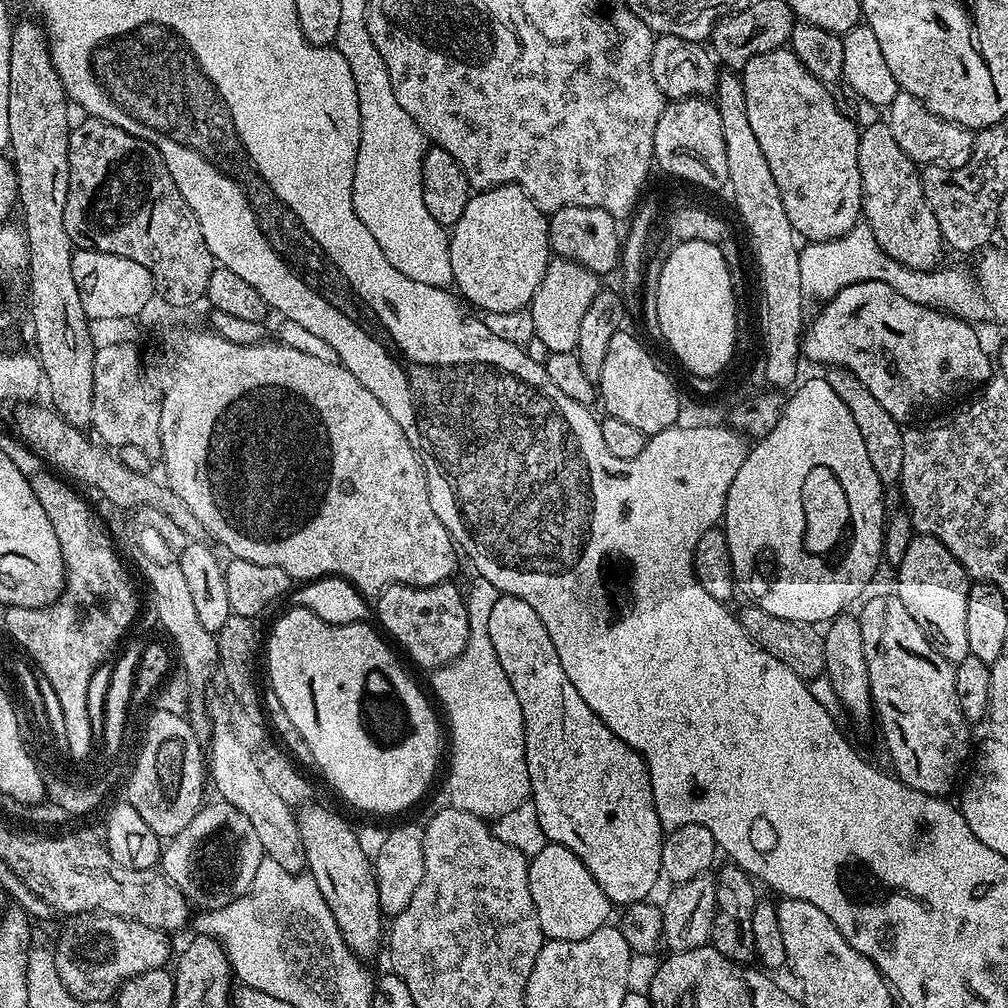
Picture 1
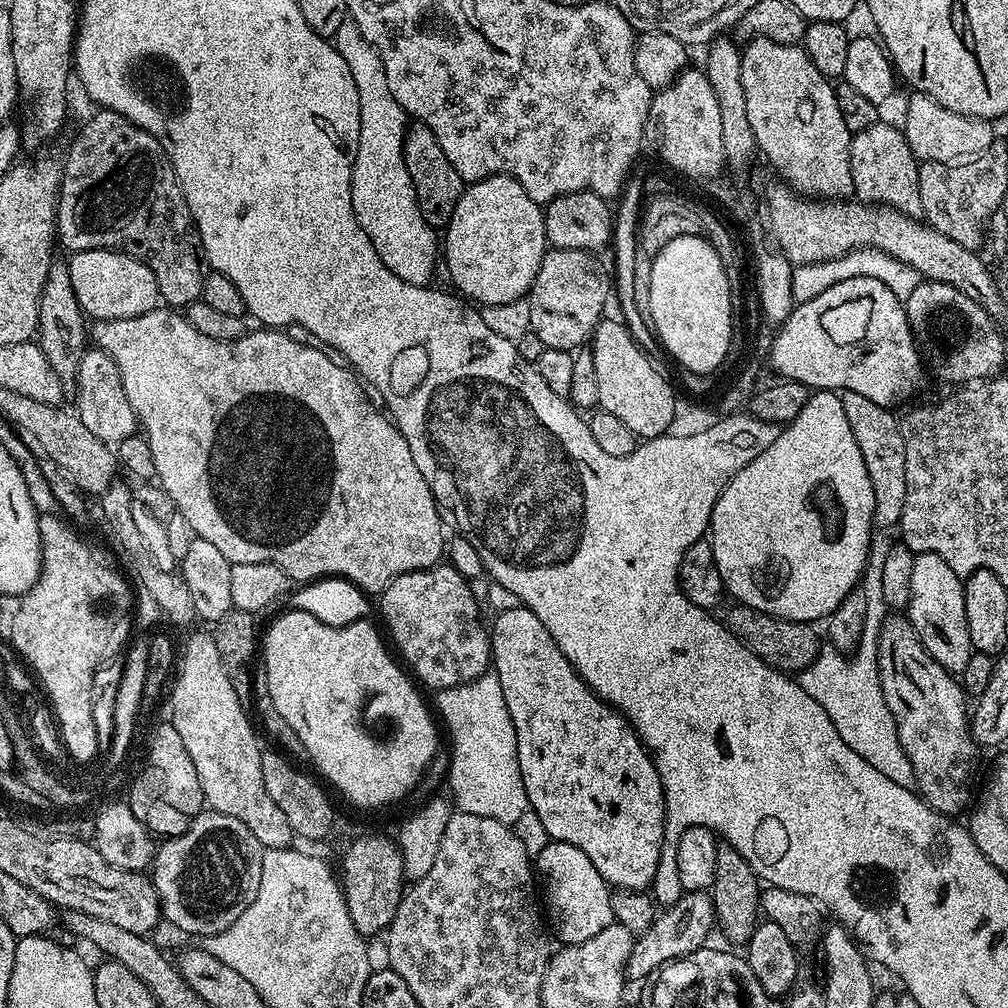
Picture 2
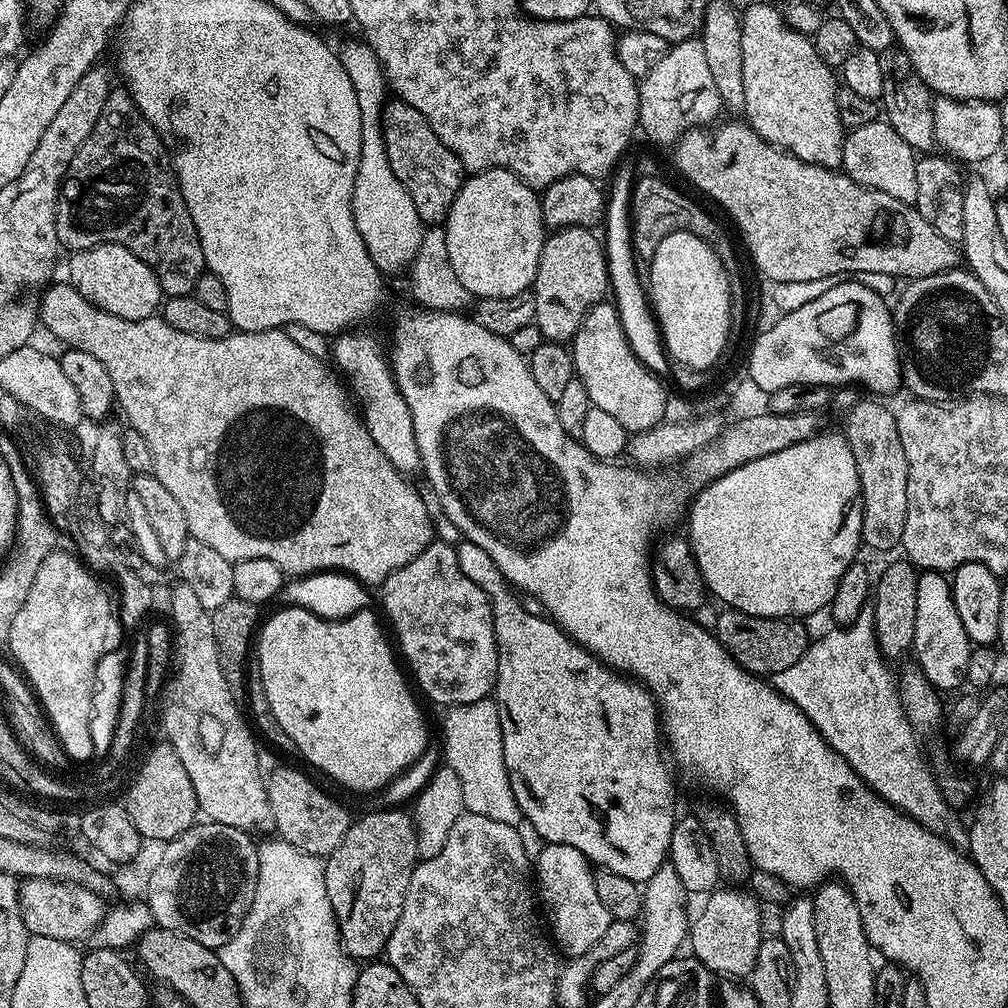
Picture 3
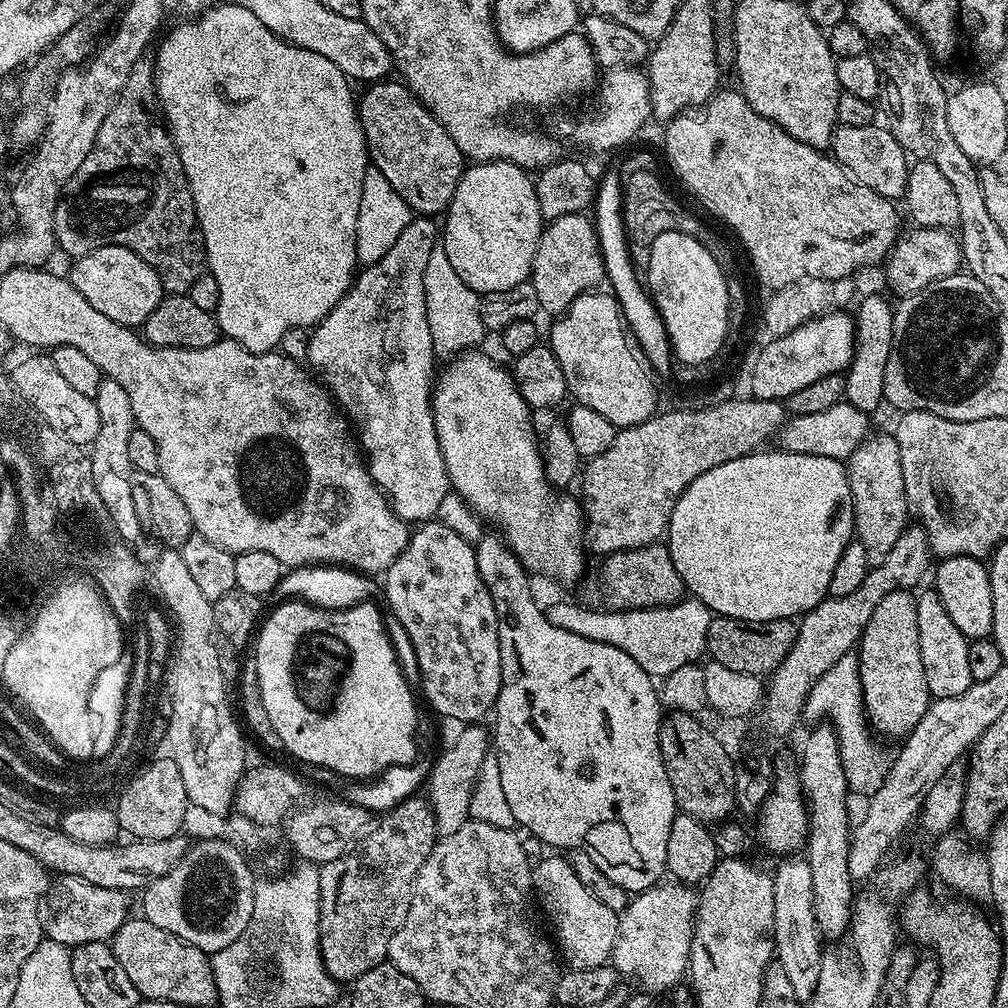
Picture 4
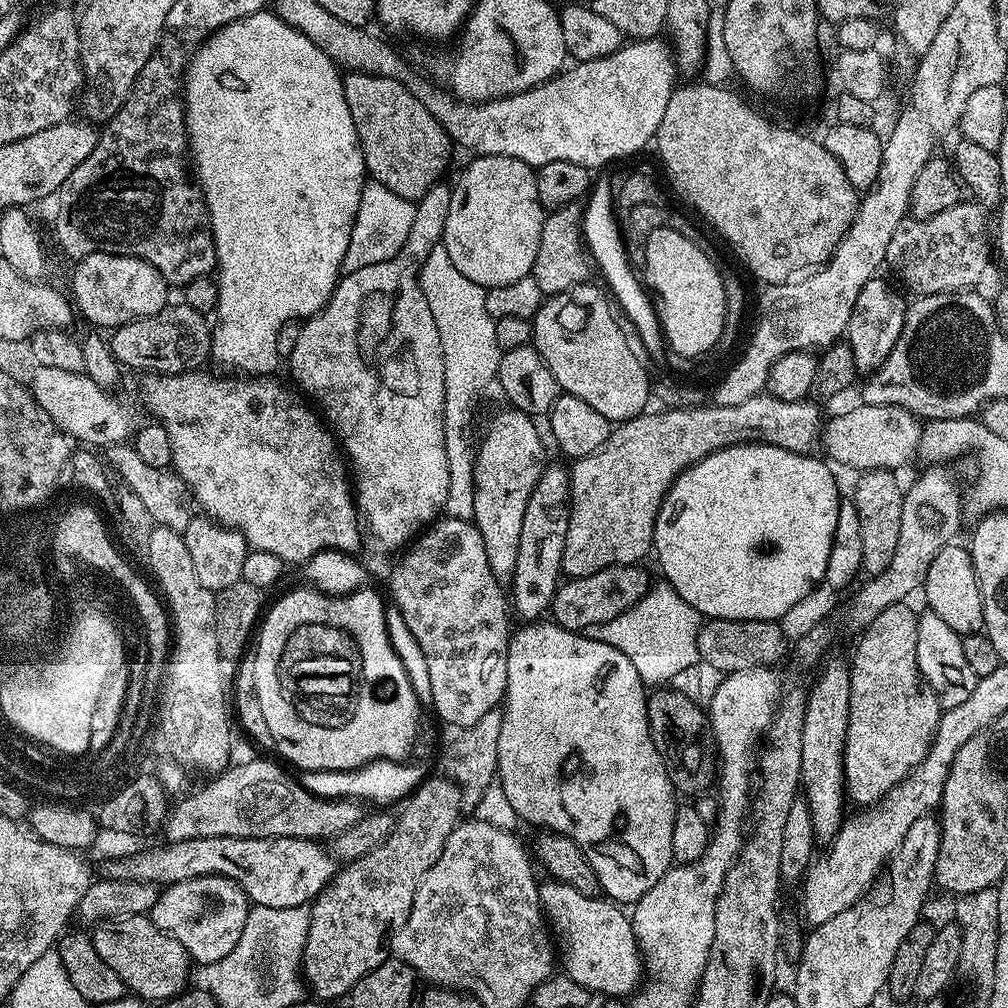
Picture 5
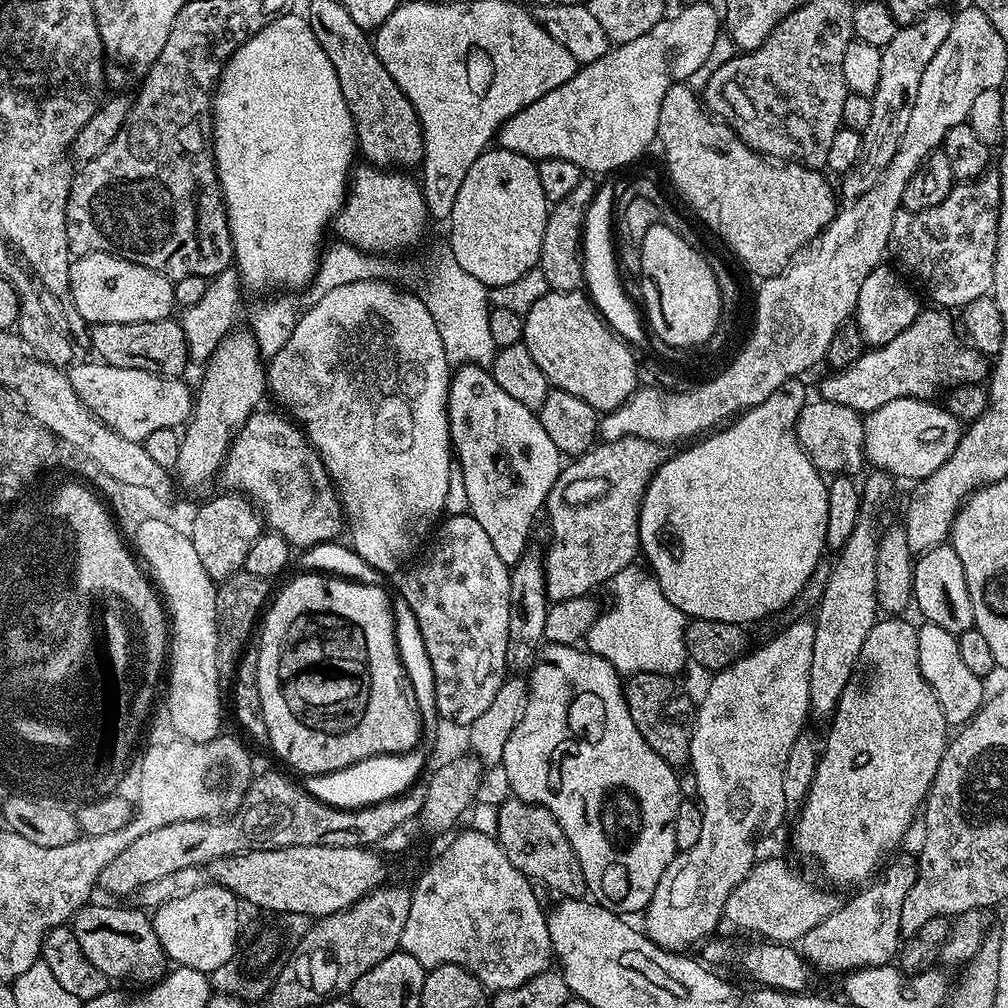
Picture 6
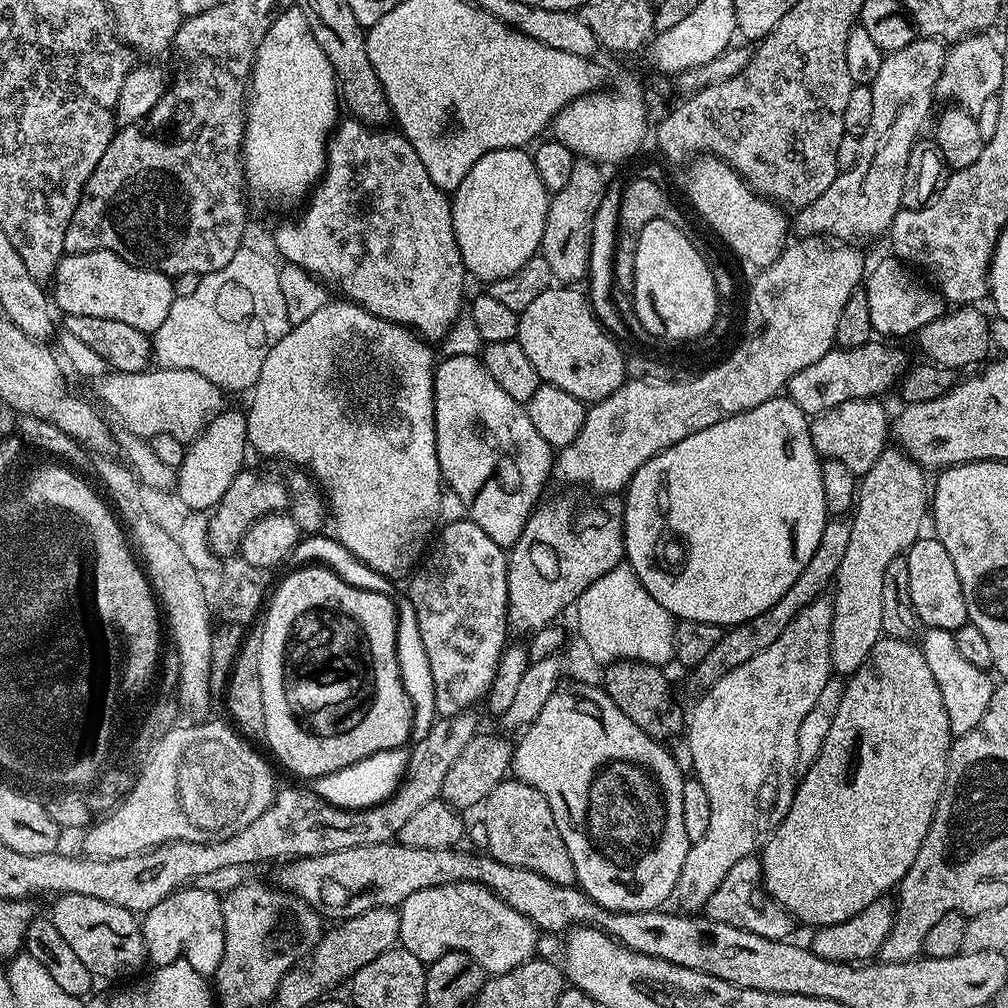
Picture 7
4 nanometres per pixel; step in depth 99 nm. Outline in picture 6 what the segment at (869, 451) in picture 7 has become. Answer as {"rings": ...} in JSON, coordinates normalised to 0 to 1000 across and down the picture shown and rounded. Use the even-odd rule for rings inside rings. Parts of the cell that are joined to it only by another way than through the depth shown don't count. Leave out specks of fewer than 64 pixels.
{"rings":[[[803,396],[801,401],[795,401],[790,411],[790,434],[796,442],[798,451],[804,454],[806,461],[814,470],[849,470],[853,463],[858,463],[857,451],[857,413],[848,409],[843,403],[831,403],[831,399]]]}

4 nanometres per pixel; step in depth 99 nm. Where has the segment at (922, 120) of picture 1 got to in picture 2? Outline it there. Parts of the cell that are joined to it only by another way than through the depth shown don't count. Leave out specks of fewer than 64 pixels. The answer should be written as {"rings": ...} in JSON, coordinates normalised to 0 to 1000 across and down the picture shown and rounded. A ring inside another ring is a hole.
{"rings":[[[906,90],[904,94],[905,96],[901,99],[901,108],[897,111],[895,130],[910,160],[951,163],[972,155],[986,142],[985,120],[938,109],[938,105],[927,101],[927,97],[911,90]]]}

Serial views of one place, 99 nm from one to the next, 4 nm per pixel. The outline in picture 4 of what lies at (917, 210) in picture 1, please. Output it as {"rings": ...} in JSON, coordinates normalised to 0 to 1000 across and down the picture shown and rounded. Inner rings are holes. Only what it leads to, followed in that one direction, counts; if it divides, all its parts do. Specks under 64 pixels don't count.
{"rings":[[[872,122],[863,125],[839,125],[833,123],[825,134],[824,154],[855,185],[863,185],[871,192],[875,192],[886,200],[896,195],[901,184],[903,156],[897,146],[887,137],[884,126],[872,127]]]}

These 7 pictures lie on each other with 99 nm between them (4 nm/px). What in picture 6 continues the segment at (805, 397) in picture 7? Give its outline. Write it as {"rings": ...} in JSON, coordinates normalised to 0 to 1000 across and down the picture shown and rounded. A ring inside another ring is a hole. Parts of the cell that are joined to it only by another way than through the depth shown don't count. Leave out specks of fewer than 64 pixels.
{"rings":[[[915,308],[907,315],[907,319],[903,320],[903,323],[900,323],[899,326],[895,327],[893,331],[889,335],[883,337],[883,339],[879,339],[878,342],[873,344],[862,344],[858,349],[853,352],[851,355],[851,359],[843,359],[843,363],[839,363],[838,365],[834,365],[832,367],[822,368],[820,371],[821,374],[818,375],[817,378],[813,381],[813,389],[812,389],[813,396],[814,397],[822,397],[823,399],[831,399],[831,403],[843,403],[848,409],[854,411],[860,411],[866,409],[867,407],[871,407],[871,403],[879,403],[879,399],[883,399],[887,395],[899,395],[900,393],[905,393],[908,397],[925,397],[929,395],[929,392],[936,390],[938,387],[941,385],[949,385],[950,383],[954,383],[955,381],[972,381],[973,378],[977,376],[981,372],[982,369],[982,357],[979,352],[975,349],[971,349],[969,345],[965,345],[963,340],[957,339],[954,336],[953,330],[950,328],[948,330],[948,325],[944,322],[944,317],[939,309],[937,308],[925,308],[927,310],[921,310],[921,308]]]}

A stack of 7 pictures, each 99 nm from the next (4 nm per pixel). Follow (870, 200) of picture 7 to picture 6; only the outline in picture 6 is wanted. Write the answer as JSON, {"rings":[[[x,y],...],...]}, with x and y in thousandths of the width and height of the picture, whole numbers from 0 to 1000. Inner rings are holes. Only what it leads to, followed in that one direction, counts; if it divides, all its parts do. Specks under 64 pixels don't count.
{"rings":[[[939,7],[924,8],[915,18],[911,18],[905,24],[890,27],[887,38],[883,38],[881,45],[873,49],[875,54],[875,74],[871,77],[871,89],[865,94],[867,109],[863,113],[863,125],[855,133],[855,154],[849,166],[836,172],[837,190],[841,196],[848,196],[859,192],[873,179],[874,173],[883,165],[891,145],[895,141],[895,133],[899,133],[899,125],[903,121],[903,112],[907,110],[907,97],[911,97],[911,85],[915,81],[915,73],[919,65],[923,65],[923,58],[931,54],[931,46],[938,42],[938,34],[942,34],[945,13],[939,12]]]}

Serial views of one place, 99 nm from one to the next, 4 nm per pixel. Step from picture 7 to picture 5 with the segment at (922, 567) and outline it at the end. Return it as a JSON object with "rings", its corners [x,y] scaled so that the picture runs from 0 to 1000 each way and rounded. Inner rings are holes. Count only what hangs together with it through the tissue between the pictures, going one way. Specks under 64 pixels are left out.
{"rings":[[[945,538],[931,546],[927,558],[923,558],[923,565],[919,565],[919,573],[915,584],[915,592],[920,606],[931,609],[942,625],[958,632],[967,627],[976,627],[976,606],[974,605],[974,589],[970,581],[970,573],[966,569],[966,558],[963,547],[952,538]]]}

